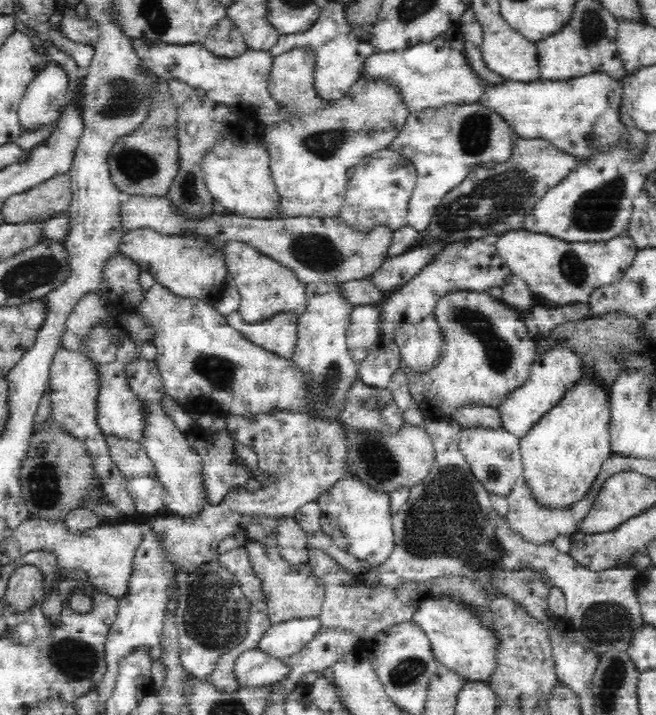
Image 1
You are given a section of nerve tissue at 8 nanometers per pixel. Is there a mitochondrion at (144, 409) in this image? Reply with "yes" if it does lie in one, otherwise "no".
no

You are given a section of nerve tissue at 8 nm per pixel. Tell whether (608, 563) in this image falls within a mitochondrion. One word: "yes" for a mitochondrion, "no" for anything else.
no

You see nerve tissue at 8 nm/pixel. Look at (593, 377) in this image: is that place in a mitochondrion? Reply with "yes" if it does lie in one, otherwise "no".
no

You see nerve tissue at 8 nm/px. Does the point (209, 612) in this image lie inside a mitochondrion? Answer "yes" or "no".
yes

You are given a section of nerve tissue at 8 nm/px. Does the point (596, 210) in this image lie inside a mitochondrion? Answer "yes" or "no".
yes

